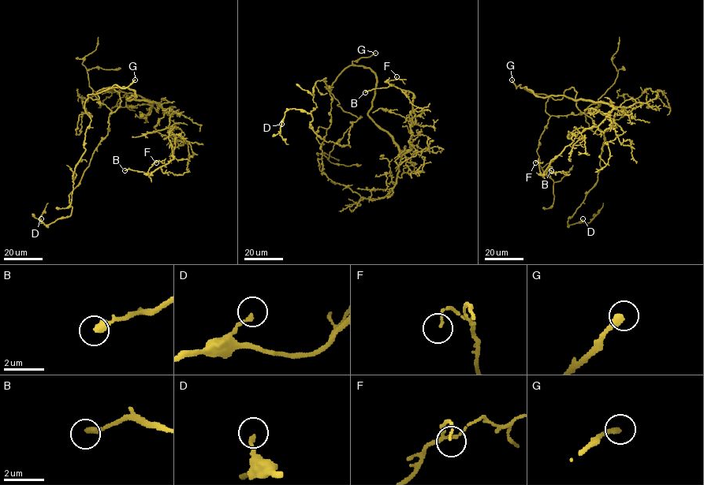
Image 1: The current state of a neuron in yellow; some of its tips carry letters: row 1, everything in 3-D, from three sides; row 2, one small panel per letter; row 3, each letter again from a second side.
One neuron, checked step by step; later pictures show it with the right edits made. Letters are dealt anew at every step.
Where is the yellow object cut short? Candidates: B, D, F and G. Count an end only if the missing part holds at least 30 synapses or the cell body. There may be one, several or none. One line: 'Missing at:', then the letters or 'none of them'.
Missing at: G

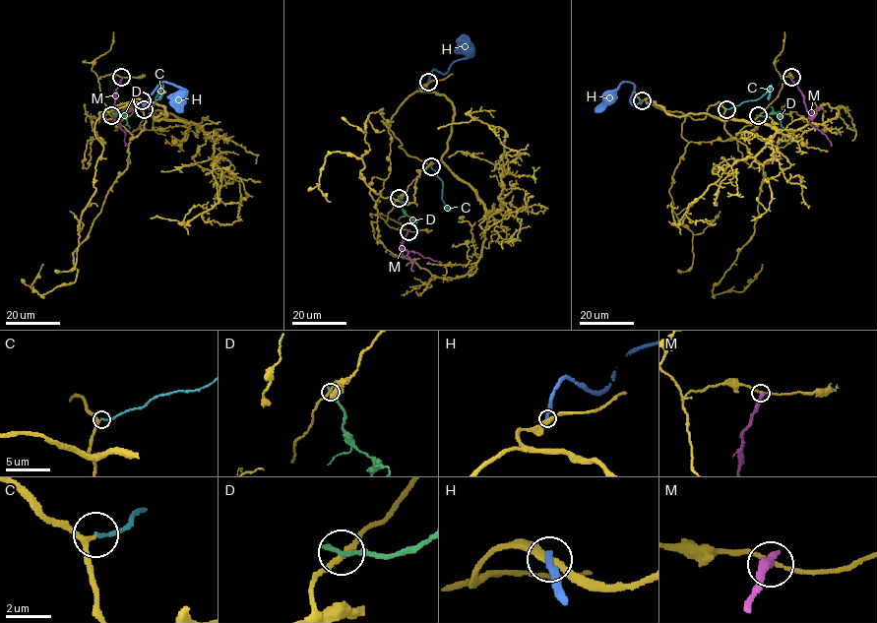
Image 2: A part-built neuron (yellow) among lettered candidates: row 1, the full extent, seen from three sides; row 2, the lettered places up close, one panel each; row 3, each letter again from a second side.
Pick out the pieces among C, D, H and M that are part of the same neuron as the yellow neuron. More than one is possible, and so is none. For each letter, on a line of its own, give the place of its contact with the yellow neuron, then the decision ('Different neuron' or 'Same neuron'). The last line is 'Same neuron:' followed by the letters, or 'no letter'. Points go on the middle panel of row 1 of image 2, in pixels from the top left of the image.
C: Touches yellow at (431, 166). Same neuron
D: Touches yellow at (399, 198). Different neuron
H: Touches yellow at (428, 82). Different neuron
M: Touches yellow at (408, 231). Different neuron
Same neuron: C

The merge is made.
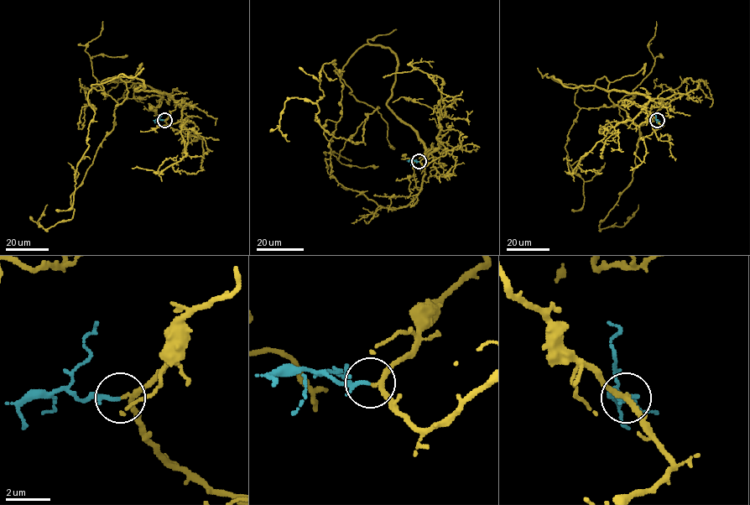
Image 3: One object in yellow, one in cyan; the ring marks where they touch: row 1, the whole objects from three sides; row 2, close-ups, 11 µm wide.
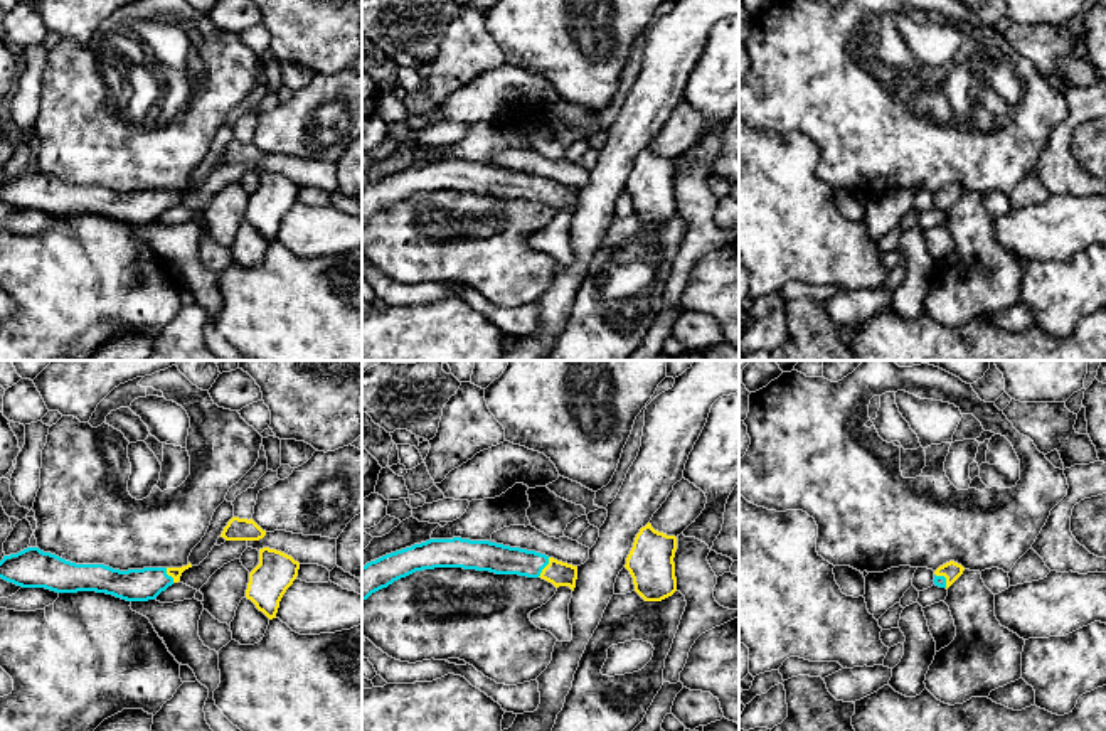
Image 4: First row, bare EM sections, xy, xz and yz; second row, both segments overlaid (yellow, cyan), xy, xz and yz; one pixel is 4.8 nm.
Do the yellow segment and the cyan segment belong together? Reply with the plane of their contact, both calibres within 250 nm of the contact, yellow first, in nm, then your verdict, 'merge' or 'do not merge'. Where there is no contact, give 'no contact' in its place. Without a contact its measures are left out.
meets yellow in xz; 120 nm thick on the yellow side, 140 nm on the other; merge

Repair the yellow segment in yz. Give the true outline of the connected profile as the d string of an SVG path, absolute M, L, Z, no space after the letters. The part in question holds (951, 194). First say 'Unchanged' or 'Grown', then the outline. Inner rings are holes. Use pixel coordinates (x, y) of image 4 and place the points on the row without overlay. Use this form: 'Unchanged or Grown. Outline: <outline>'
Grown. Outline: M949 184L943 189L939 189L934 194L934 207L939 211L949 211L961 197L963 197L965 190L954 184Z

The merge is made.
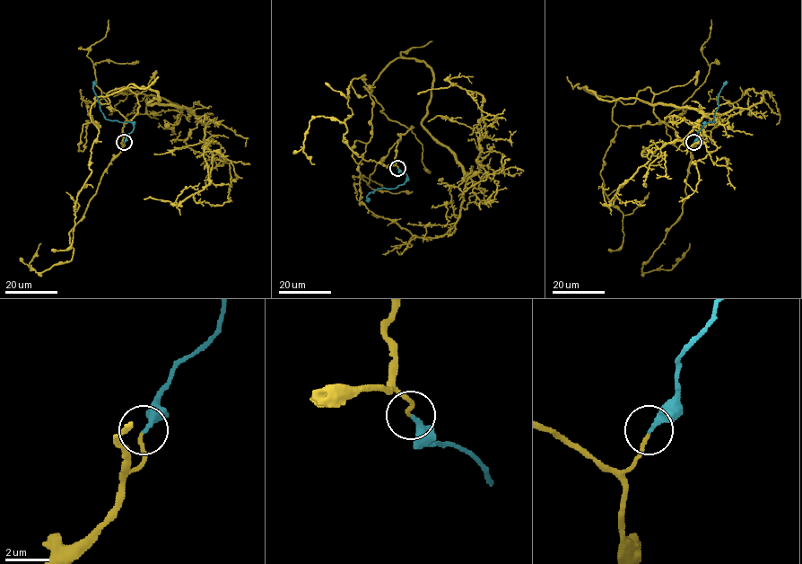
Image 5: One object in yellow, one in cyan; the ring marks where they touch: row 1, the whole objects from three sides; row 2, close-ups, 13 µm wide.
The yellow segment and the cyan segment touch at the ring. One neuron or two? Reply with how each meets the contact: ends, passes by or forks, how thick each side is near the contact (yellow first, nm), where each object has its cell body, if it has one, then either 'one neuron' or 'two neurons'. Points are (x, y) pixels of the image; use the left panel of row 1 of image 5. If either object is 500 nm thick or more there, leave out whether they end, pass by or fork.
yellow ends; cyan ends; calibres 140 and 240 nm; soma yellow none; soma cyan none; one neuron

